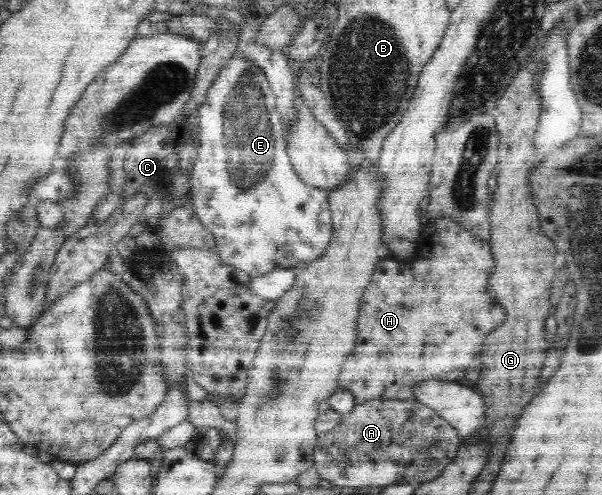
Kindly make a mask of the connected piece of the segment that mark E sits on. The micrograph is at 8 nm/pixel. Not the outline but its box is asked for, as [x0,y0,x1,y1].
[191,58,333,278]

